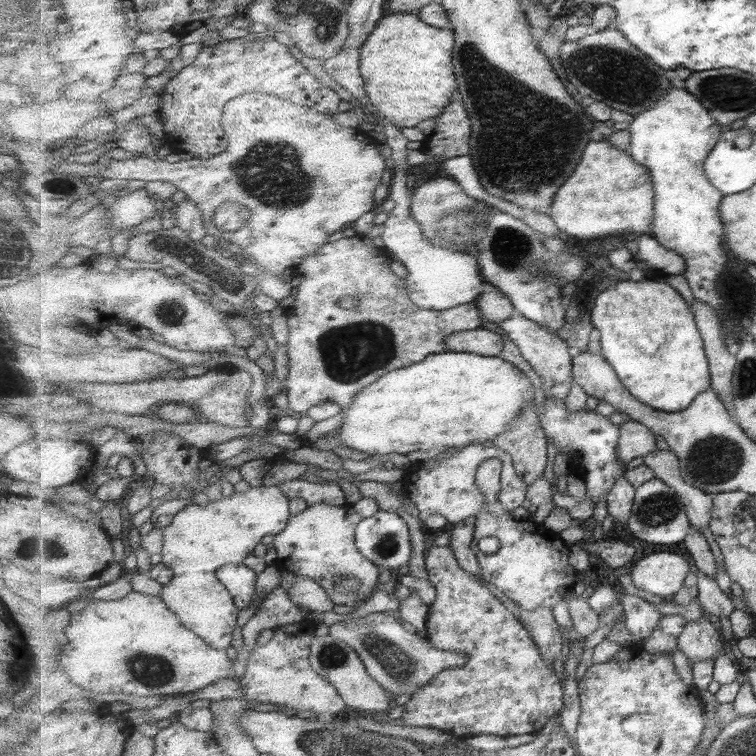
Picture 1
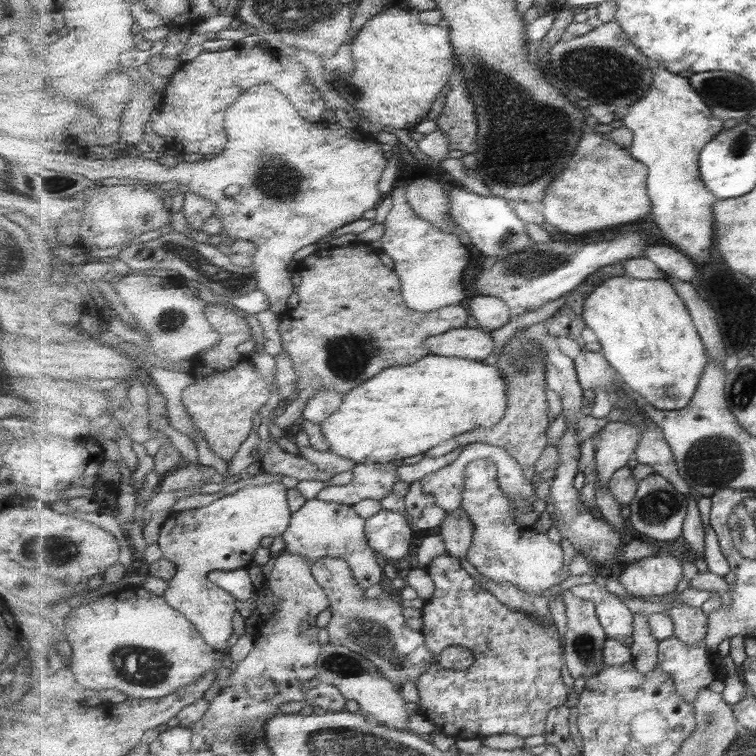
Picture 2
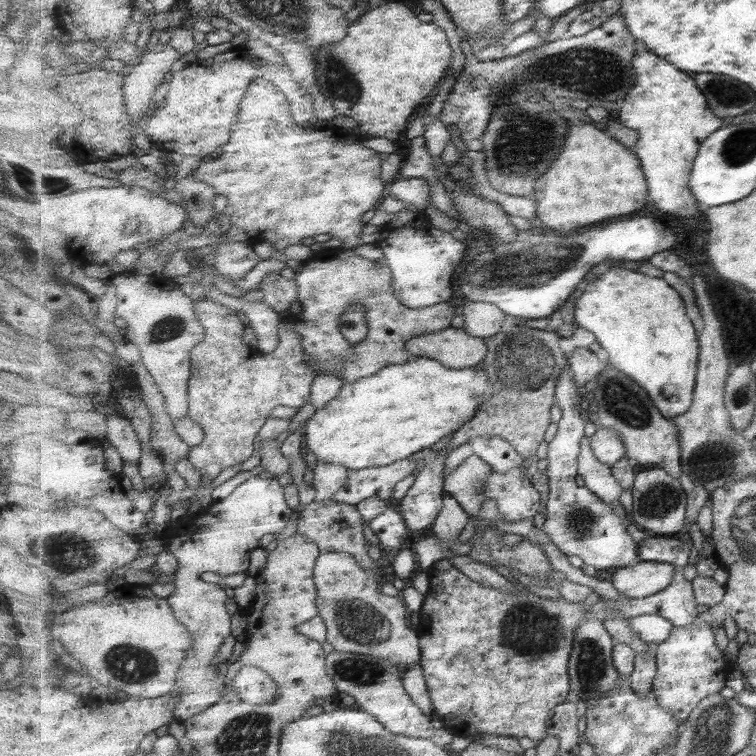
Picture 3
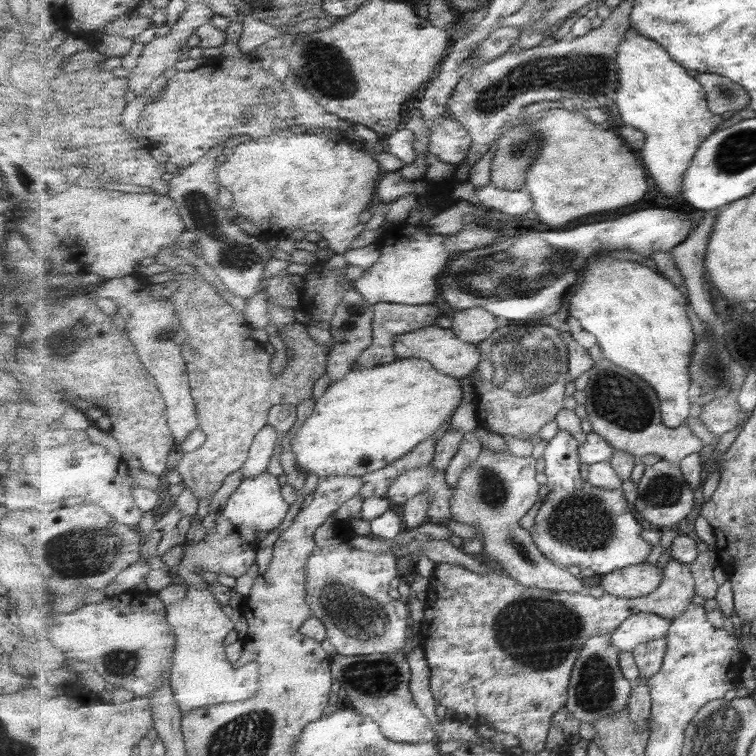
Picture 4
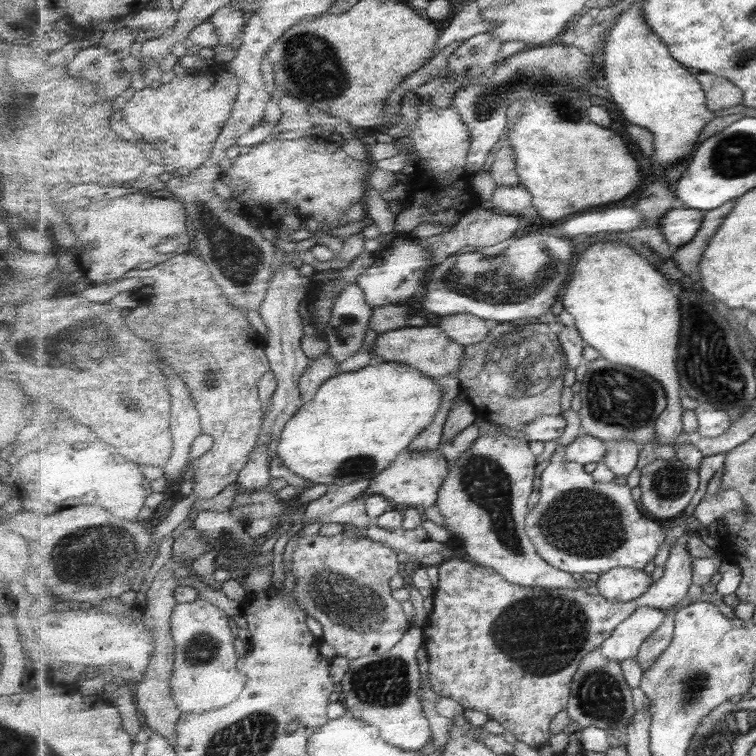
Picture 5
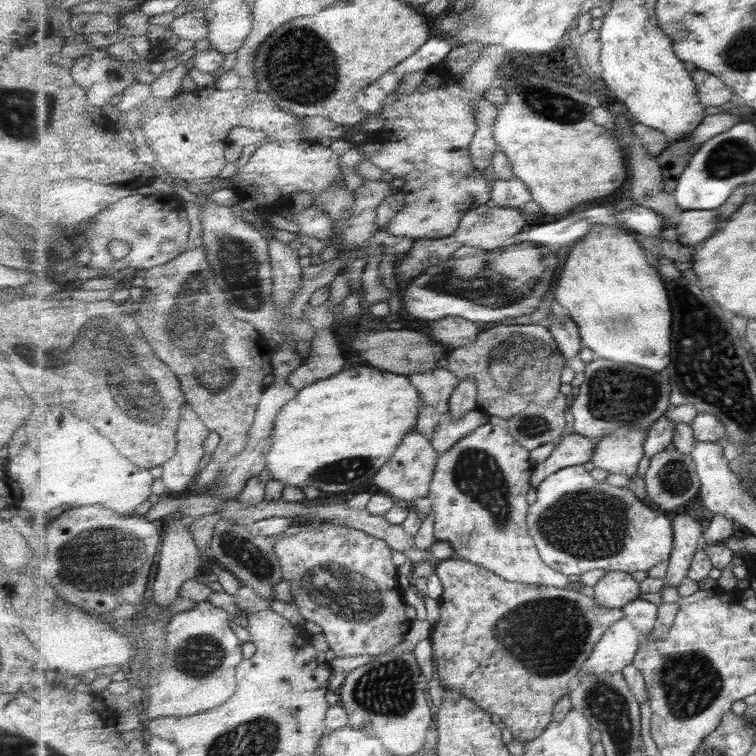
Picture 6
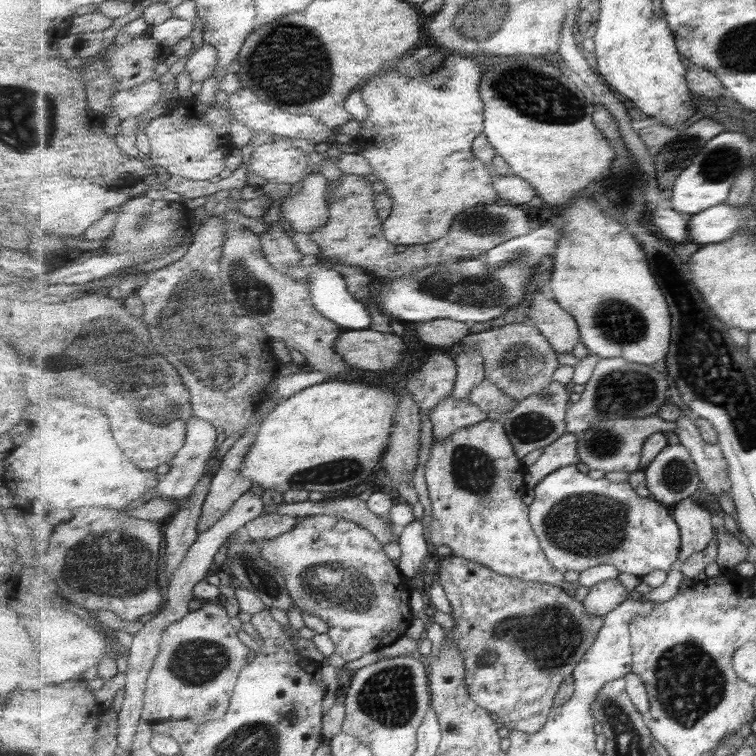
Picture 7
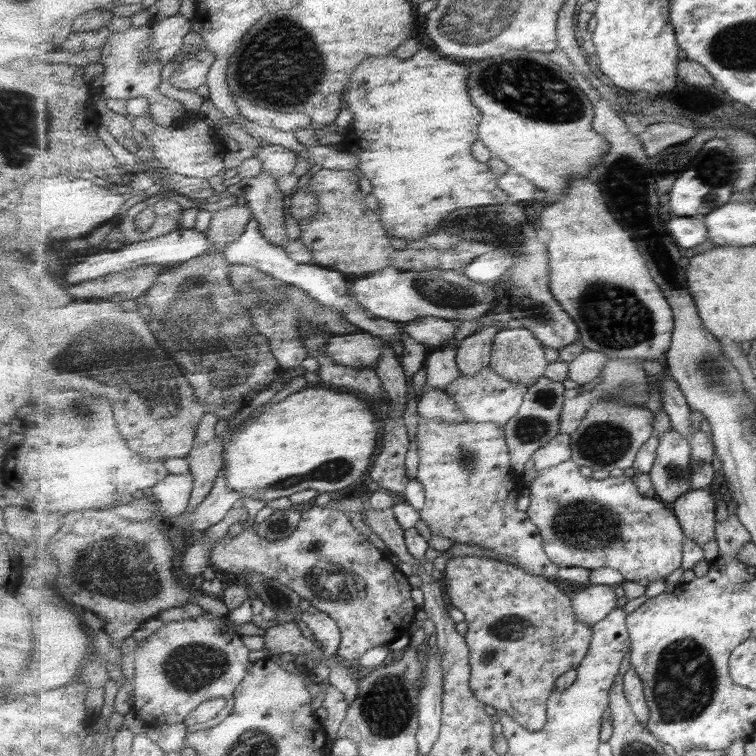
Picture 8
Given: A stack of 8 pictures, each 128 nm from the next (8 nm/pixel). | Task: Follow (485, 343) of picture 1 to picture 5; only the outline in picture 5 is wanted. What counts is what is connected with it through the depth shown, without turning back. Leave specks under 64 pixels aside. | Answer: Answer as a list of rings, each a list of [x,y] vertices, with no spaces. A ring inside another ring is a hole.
[[[426,325],[419,328],[405,327],[377,336],[374,352],[384,359],[384,363],[393,362],[415,367],[422,374],[439,379],[456,376],[458,371],[462,370],[460,367],[464,358],[464,348],[461,344],[448,338],[440,327]]]

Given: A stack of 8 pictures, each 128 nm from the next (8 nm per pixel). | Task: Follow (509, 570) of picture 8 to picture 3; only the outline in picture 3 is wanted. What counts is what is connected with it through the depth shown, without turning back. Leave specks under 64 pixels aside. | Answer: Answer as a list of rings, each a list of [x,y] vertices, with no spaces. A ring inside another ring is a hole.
[[[445,558],[433,564],[427,573],[431,578],[431,590],[424,597],[417,625],[422,650],[420,663],[433,699],[434,715],[441,718],[445,728],[463,737],[498,734],[515,738],[527,736],[537,743],[544,741],[548,737],[547,718],[551,711],[571,698],[569,661],[577,628],[583,620],[597,618],[607,624],[609,616],[618,610],[627,618],[647,613],[660,614],[676,627],[693,625],[697,615],[703,611],[696,600],[693,580],[687,580],[681,568],[677,569],[673,584],[660,593],[645,598],[632,597],[630,602],[603,600],[590,608],[585,608],[585,602],[570,602],[562,596],[551,599],[533,592],[511,593],[485,586]]]

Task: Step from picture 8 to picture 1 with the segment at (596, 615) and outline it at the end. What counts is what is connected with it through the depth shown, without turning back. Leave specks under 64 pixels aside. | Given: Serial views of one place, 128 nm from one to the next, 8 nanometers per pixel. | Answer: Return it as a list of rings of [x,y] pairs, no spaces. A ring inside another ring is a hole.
[[[674,552],[651,553],[635,562],[630,578],[634,586],[660,597],[677,594],[689,574],[689,562]]]

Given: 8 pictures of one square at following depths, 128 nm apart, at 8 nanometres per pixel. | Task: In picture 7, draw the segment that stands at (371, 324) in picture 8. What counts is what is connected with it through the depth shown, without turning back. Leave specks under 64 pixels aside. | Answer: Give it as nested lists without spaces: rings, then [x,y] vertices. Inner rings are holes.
[[[319,263],[313,266],[291,265],[289,267],[289,276],[293,276],[294,280],[303,280],[307,284],[311,284],[311,300],[313,306],[329,321],[335,322],[340,328],[346,330],[368,330],[373,324],[373,318],[367,309],[367,303],[359,302],[349,290],[347,290],[347,282],[343,278],[341,272],[326,268]]]

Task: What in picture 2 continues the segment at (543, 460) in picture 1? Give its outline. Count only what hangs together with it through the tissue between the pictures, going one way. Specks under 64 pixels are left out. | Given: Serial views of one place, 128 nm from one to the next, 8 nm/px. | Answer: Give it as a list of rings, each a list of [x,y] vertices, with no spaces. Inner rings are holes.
[[[524,338],[510,339],[502,348],[495,366],[505,376],[508,384],[508,409],[505,415],[497,423],[487,423],[481,426],[481,430],[471,430],[465,436],[457,435],[453,440],[441,443],[441,446],[429,450],[420,458],[440,458],[450,454],[459,446],[473,443],[489,443],[495,446],[505,447],[523,469],[533,467],[541,458],[543,450],[549,444],[548,430],[551,424],[549,418],[549,402],[547,402],[548,385],[546,382],[547,368],[544,348],[537,342],[530,342]]]

